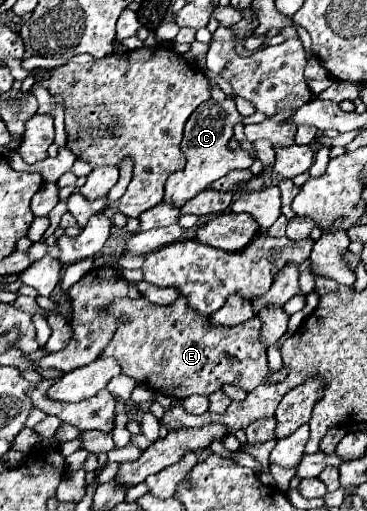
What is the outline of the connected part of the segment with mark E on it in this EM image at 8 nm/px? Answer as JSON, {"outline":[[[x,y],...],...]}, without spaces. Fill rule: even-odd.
{"outline":[[[179,296],[173,304],[169,306],[157,306],[147,302],[145,298],[123,298],[117,300],[109,306],[109,314],[117,318],[117,332],[113,336],[113,340],[109,342],[109,346],[103,350],[101,356],[113,356],[119,364],[121,364],[121,372],[131,376],[137,384],[149,384],[151,390],[161,392],[165,396],[173,396],[177,400],[183,400],[187,396],[193,394],[213,394],[213,392],[201,392],[201,390],[221,390],[221,386],[225,384],[233,384],[233,386],[241,386],[243,390],[251,392],[255,386],[259,386],[261,382],[283,382],[283,378],[289,374],[289,368],[283,366],[277,372],[271,372],[269,362],[267,362],[267,350],[263,350],[263,340],[259,338],[259,328],[261,328],[261,320],[255,316],[239,326],[211,326],[209,316],[207,318],[199,318],[199,314],[195,314],[195,310],[187,310],[187,298]],[[121,316],[127,316],[129,322],[123,324],[119,322]]]}

